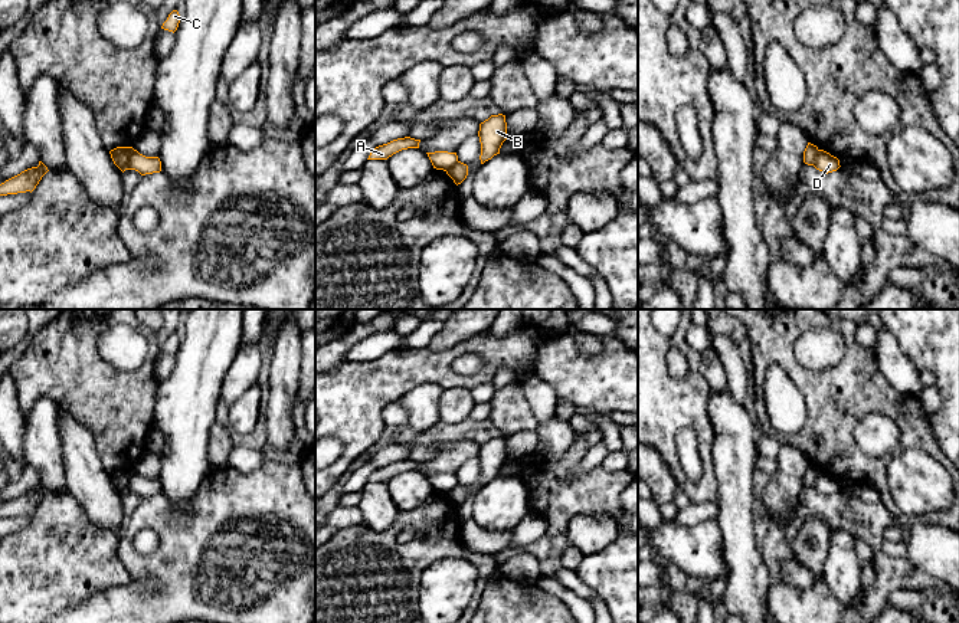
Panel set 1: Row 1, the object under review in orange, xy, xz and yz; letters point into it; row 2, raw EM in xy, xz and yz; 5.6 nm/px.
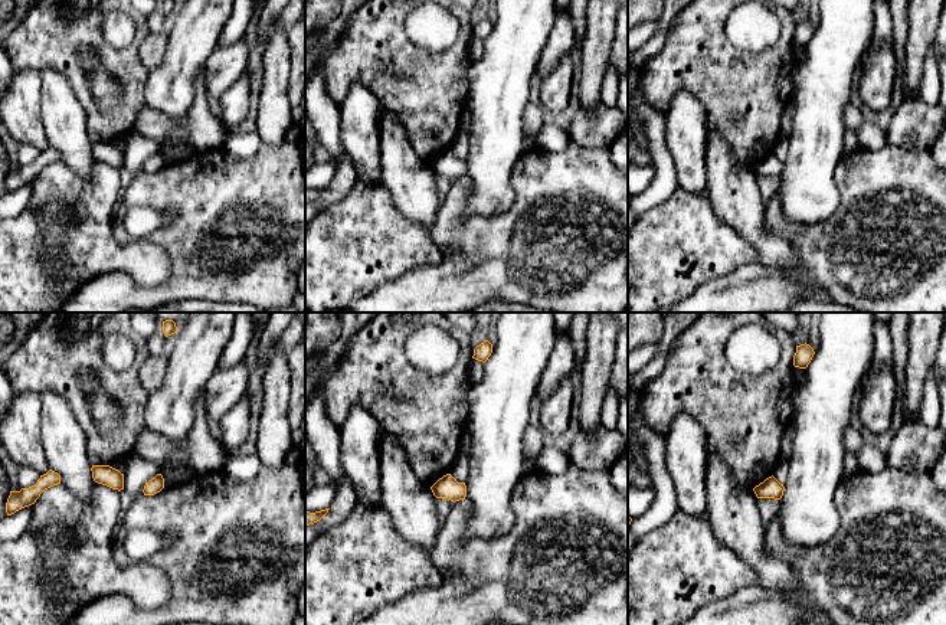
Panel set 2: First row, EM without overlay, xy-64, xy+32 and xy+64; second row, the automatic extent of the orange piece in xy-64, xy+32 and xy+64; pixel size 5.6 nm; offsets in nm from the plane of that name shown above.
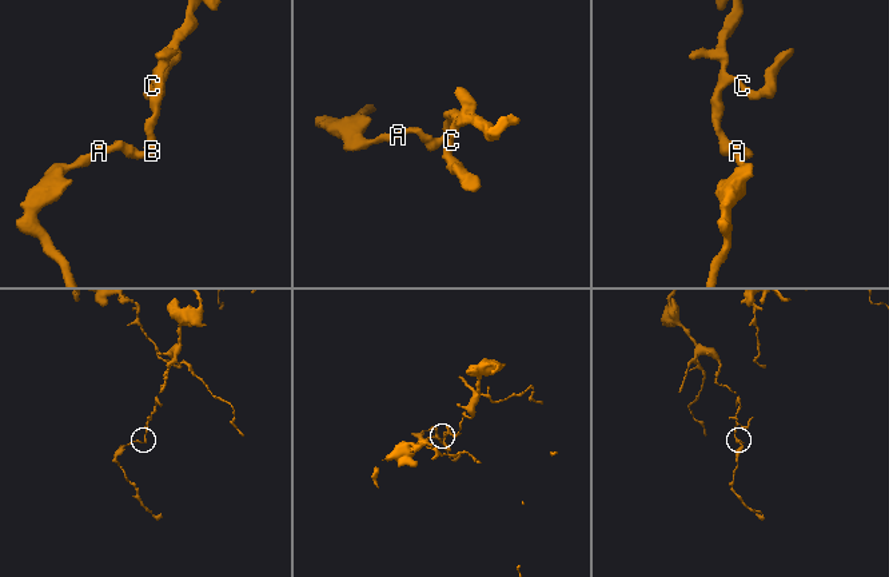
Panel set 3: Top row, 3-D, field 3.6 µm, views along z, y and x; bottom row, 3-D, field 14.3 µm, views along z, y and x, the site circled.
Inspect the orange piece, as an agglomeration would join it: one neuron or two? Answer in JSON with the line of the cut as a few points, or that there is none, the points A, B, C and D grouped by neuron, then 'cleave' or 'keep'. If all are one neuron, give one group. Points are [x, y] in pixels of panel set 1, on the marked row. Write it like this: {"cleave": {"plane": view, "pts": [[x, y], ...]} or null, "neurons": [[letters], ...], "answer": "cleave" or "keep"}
{"cleave": {"plane": "xy", "pts": [[134, 150], [125, 169]]}, "neurons": [["A"], ["B", "C", "D"]], "answer": "cleave"}

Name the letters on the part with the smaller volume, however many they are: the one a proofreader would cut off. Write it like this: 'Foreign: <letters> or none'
Foreign: A

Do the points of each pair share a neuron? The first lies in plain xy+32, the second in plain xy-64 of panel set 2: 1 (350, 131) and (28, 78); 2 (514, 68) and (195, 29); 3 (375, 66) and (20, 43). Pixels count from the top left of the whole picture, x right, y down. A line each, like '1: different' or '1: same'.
1: same
2: same
3: same

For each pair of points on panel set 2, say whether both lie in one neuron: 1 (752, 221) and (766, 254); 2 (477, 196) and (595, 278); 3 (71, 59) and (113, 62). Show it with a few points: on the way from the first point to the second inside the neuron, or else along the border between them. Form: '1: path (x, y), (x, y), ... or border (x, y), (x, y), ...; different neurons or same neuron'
1: path (753, 229), (766, 245); same neuron
2: border (511, 180), (508, 209), (468, 218); different neurons
3: path (74, 46), (79, 41), (94, 41), (102, 49); same neuron

